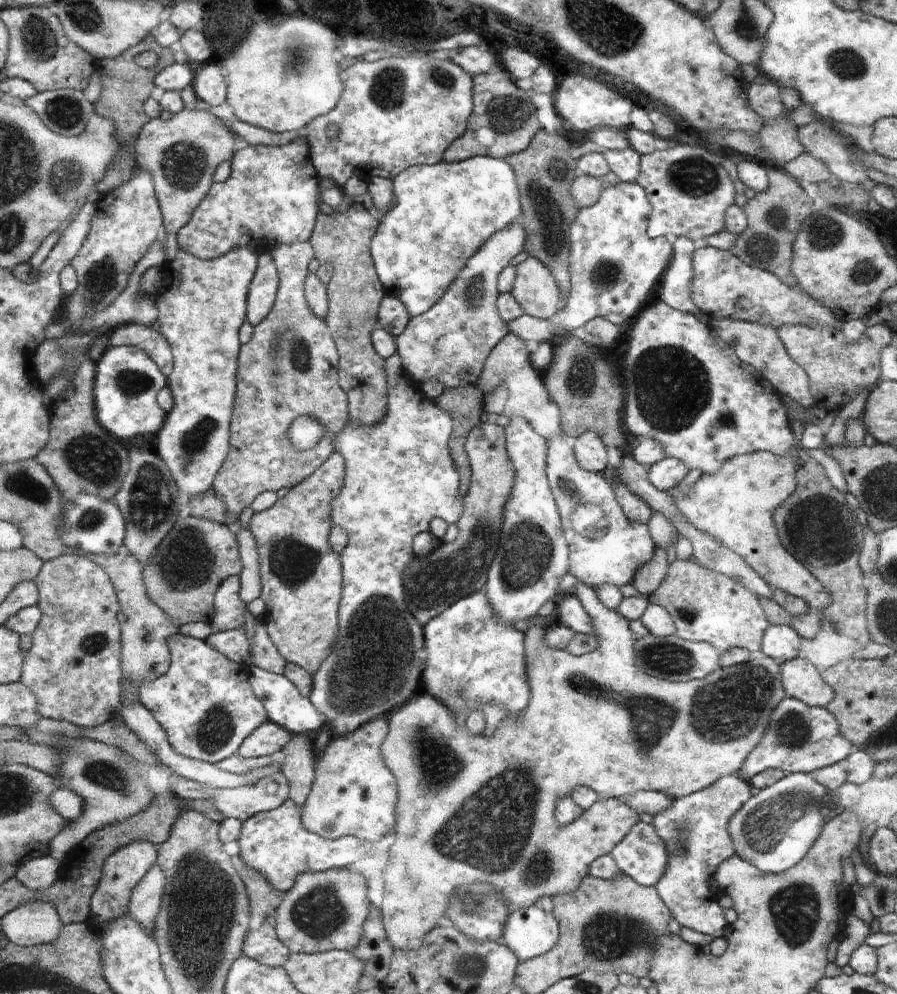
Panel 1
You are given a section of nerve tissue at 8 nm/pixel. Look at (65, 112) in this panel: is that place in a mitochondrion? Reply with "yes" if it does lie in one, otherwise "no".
yes

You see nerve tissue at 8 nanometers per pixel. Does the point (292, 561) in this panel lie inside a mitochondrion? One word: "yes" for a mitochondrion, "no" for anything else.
yes

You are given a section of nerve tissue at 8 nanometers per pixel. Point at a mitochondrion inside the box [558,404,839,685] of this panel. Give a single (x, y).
(669, 659)

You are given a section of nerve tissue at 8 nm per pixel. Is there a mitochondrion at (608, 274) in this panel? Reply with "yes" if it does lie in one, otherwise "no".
yes

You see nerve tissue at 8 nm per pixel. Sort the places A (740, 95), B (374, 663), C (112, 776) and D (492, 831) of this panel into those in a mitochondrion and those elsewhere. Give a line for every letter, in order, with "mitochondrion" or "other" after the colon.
A: other
B: mitochondrion
C: mitochondrion
D: mitochondrion

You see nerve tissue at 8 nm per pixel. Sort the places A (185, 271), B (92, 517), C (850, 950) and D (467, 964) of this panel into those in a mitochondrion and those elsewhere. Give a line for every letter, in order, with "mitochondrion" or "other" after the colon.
A: other
B: mitochondrion
C: other
D: mitochondrion

